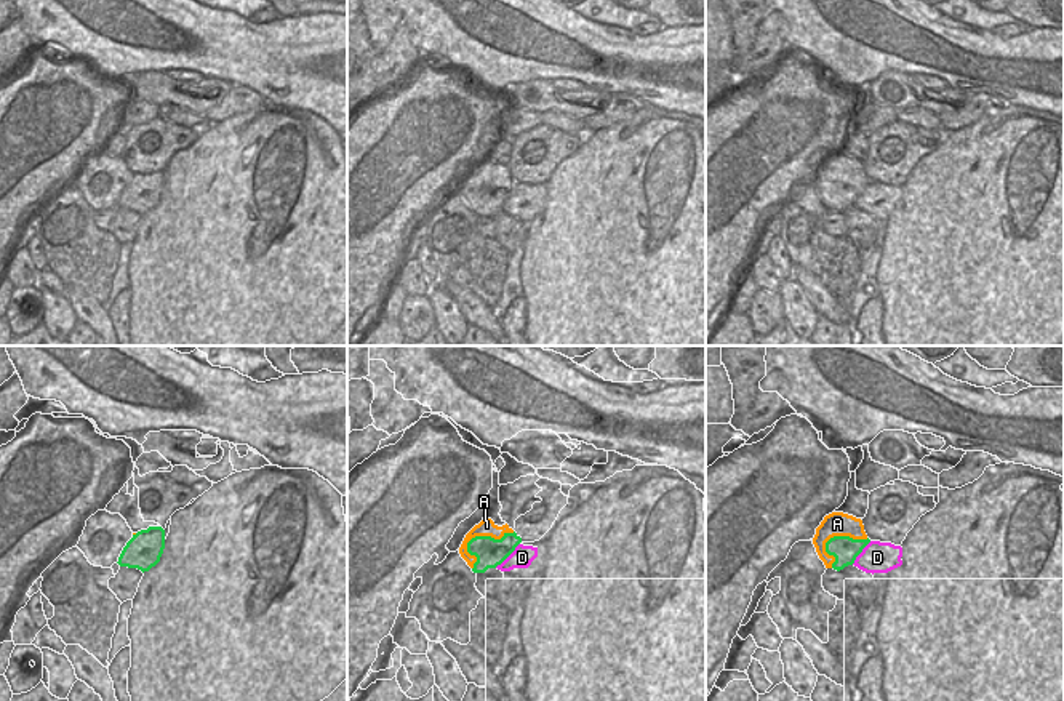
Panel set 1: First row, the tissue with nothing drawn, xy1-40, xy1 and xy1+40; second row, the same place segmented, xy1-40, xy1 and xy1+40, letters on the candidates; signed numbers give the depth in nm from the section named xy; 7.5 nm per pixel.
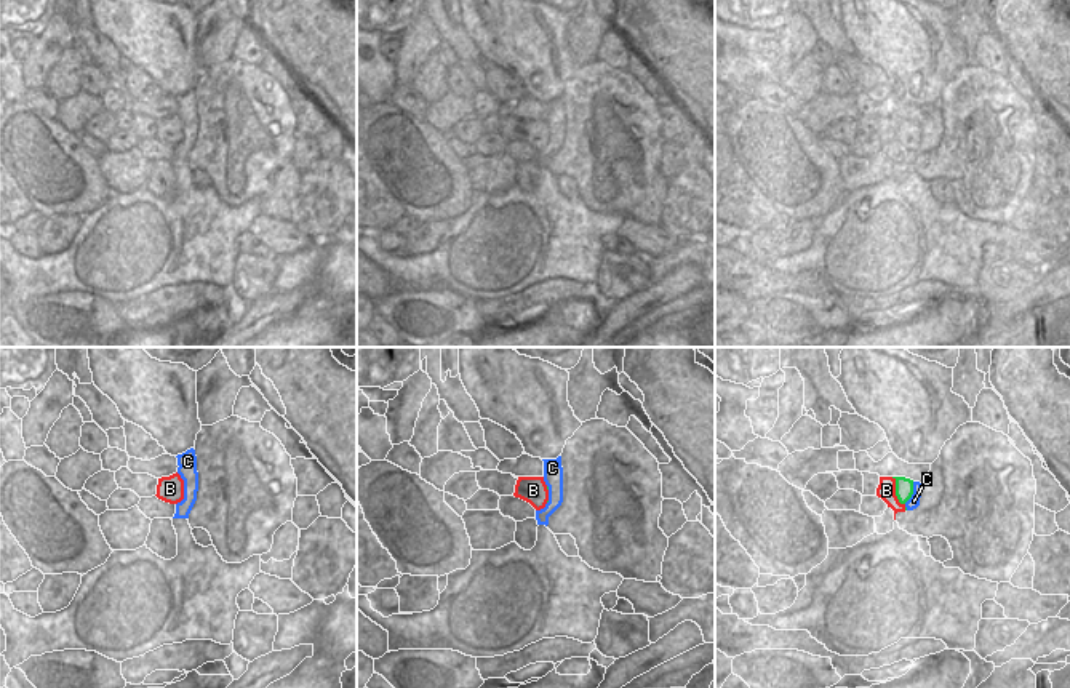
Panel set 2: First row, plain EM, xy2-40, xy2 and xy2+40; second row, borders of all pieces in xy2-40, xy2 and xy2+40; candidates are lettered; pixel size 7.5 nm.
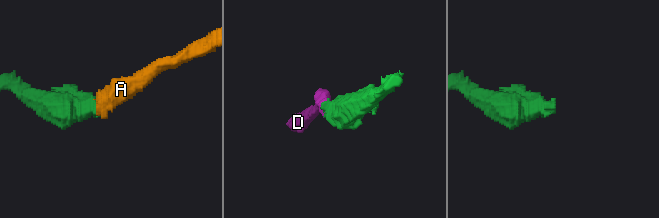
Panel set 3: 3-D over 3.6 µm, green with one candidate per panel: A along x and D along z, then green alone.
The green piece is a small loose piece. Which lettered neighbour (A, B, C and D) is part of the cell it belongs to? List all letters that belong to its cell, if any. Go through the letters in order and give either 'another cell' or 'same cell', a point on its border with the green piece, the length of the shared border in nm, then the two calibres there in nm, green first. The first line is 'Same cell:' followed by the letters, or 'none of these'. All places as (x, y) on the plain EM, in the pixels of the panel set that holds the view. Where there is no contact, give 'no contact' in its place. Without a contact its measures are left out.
Same cell: B, D
A: another cell; contact xy1 (477, 178); length 420 nm; calibres 220 and 130 nm
B: same cell; contact xy2+40 (896, 133); length 240 nm; calibres 140 and 140 nm
C: another cell; contact xy2+40 (912, 135); length 180 nm; calibres 140 and 90 nm
D: same cell; contact xy1 (508, 197); length 260 nm; calibres 220 and 160 nm

